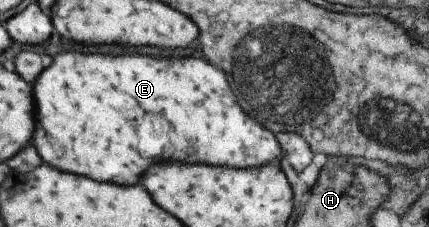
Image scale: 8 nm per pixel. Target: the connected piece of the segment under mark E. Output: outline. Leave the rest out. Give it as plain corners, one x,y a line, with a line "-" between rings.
56,54
48,68
32,84
34,132
32,146
42,162
88,176
98,182
136,184
138,176
154,160
178,160
188,164
220,164
232,168
277,163
282,150
275,134
254,122
235,101
224,73
206,60
150,58
136,54

